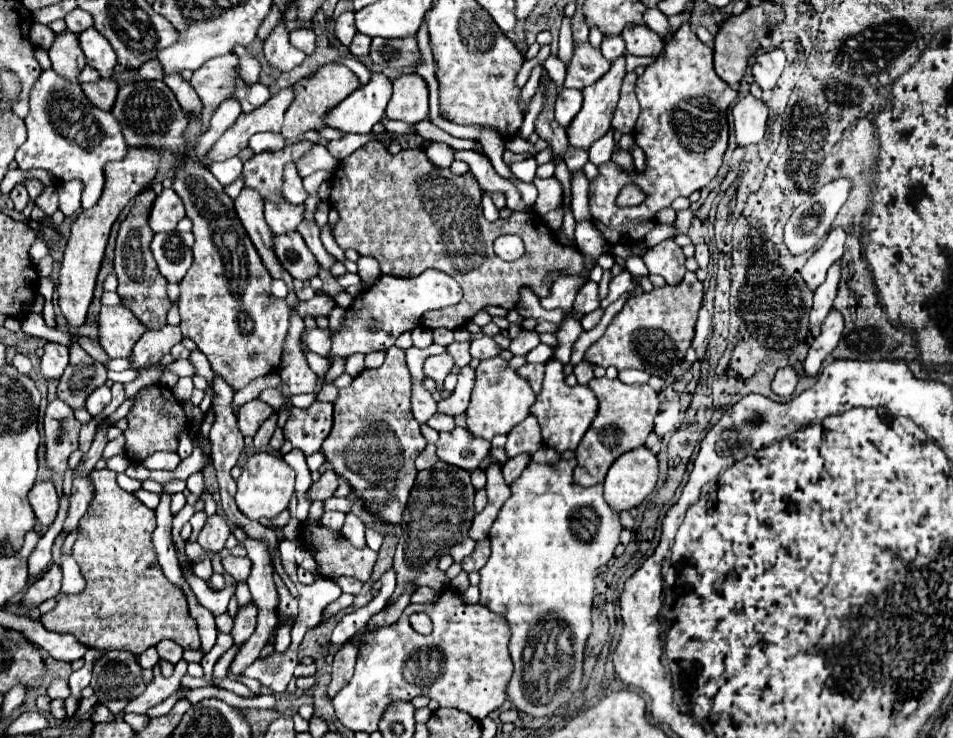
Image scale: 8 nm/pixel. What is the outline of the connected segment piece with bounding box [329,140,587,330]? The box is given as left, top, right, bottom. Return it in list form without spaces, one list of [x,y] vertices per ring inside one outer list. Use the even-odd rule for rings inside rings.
[[[371,140],[371,142],[367,142],[365,146],[361,146],[359,150],[355,150],[351,156],[347,156],[345,160],[339,162],[339,168],[337,168],[335,174],[333,174],[331,186],[333,186],[333,192],[331,192],[331,198],[329,198],[329,200],[331,200],[331,206],[335,206],[337,212],[339,212],[339,222],[333,226],[333,238],[335,238],[335,242],[339,244],[339,248],[343,248],[343,250],[353,248],[353,250],[357,250],[361,256],[373,256],[373,258],[381,264],[381,272],[383,272],[383,274],[389,274],[400,278],[419,276],[419,274],[421,274],[423,270],[427,270],[427,268],[435,268],[435,270],[441,270],[441,272],[445,272],[445,274],[455,274],[456,281],[463,286],[463,292],[465,292],[463,302],[459,302],[457,306],[443,308],[443,310],[427,312],[427,314],[421,318],[421,324],[423,324],[425,328],[429,328],[429,330],[435,330],[435,328],[441,328],[441,326],[447,326],[447,328],[451,328],[451,330],[461,328],[461,326],[467,324],[477,312],[481,312],[481,310],[487,308],[487,306],[501,306],[501,308],[513,310],[513,308],[519,304],[519,300],[521,300],[521,296],[519,296],[519,290],[521,290],[521,288],[531,288],[533,294],[535,294],[537,298],[545,298],[545,296],[551,294],[551,286],[553,286],[553,282],[557,280],[557,276],[563,276],[563,274],[565,274],[565,276],[583,274],[585,280],[587,280],[587,274],[585,274],[585,258],[583,258],[583,254],[581,254],[577,248],[563,246],[563,244],[553,236],[553,230],[551,230],[547,224],[543,224],[543,218],[541,218],[541,216],[537,216],[535,212],[513,212],[513,214],[511,214],[509,218],[505,218],[505,220],[489,222],[489,220],[483,216],[483,208],[481,208],[483,190],[481,190],[479,182],[475,180],[475,176],[473,176],[471,172],[453,174],[451,168],[437,168],[437,166],[427,158],[425,150],[421,150],[421,148],[401,150],[399,154],[393,156],[393,154],[389,154],[389,152],[385,150],[385,146],[383,146],[381,142],[373,142],[373,140]],[[503,234],[517,234],[517,236],[525,242],[525,254],[523,254],[519,260],[515,260],[515,262],[505,262],[505,260],[501,260],[501,258],[493,252],[493,242],[495,242],[495,238],[497,238],[497,236],[503,236]]]

